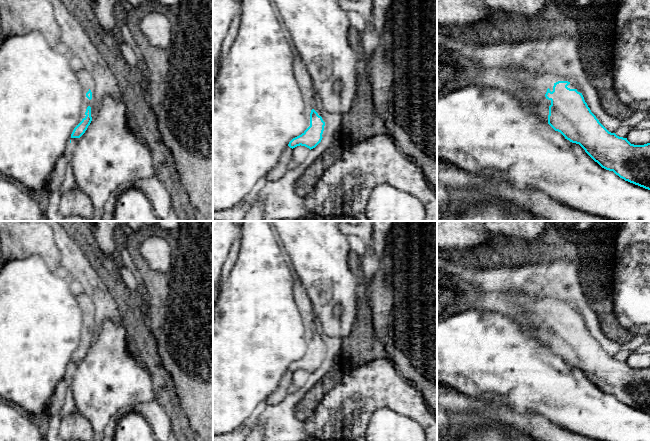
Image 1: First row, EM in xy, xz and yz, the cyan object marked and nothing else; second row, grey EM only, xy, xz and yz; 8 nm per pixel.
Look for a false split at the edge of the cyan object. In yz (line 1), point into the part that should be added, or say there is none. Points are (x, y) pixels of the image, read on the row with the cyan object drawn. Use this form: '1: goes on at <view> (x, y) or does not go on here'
1: goes on at yz (541, 108)

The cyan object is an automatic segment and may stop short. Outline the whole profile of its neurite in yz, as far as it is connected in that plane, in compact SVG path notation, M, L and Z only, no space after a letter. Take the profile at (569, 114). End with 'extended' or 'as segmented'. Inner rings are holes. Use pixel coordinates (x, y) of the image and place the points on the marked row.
M510 69L509 72L520 76L528 85L532 96L537 100L537 103L532 105L532 109L539 116L547 116L548 124L555 131L560 132L570 142L579 144L602 168L613 171L625 181L650 190L650 143L634 145L627 138L609 132L591 112L582 93L567 87L570 82L554 83L551 92L549 88L545 89L547 78L538 78L529 85L526 74L521 70Z; extended

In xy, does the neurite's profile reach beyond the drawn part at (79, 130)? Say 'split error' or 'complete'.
complete

